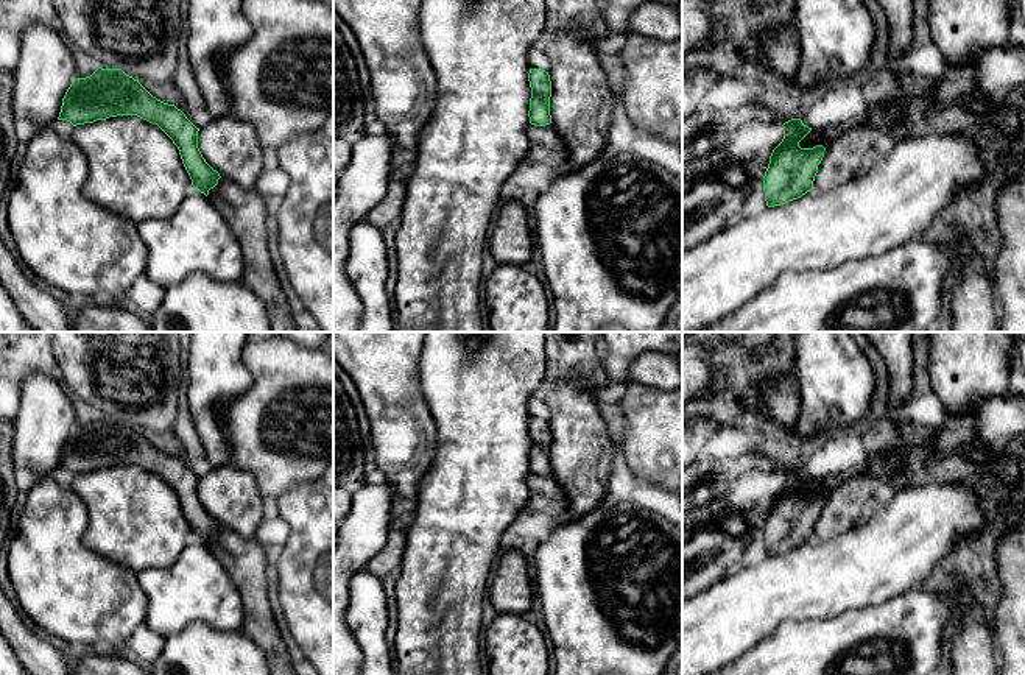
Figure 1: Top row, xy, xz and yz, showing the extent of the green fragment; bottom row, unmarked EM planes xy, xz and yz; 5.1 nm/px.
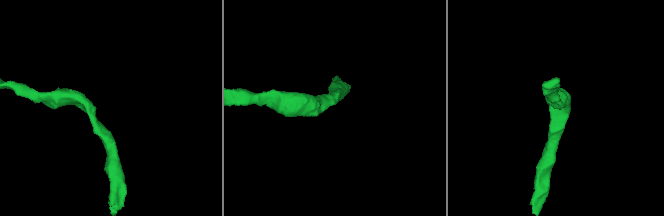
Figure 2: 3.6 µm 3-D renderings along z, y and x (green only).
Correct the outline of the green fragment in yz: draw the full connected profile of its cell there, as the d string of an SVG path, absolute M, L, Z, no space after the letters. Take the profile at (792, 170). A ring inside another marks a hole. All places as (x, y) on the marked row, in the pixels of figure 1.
M791 118L784 125L784 139L773 150L763 176L763 192L768 207L798 200L813 190L818 165L826 148L801 148L799 142L812 131L801 118Z

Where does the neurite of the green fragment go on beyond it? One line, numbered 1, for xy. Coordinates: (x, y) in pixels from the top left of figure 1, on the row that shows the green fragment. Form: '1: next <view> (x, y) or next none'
1: next none

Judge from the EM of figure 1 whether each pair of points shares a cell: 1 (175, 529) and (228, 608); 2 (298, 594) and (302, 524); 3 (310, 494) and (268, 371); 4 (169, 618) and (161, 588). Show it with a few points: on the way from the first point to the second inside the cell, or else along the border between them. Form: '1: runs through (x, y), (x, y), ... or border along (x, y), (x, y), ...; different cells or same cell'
1: border along (192, 537), (170, 565), (156, 568); different cells
2: runs through (302, 577), (302, 541); same cell
3: border along (317, 479), (293, 484), (276, 498); different cells
4: runs through (169, 610), (169, 596); same cell

